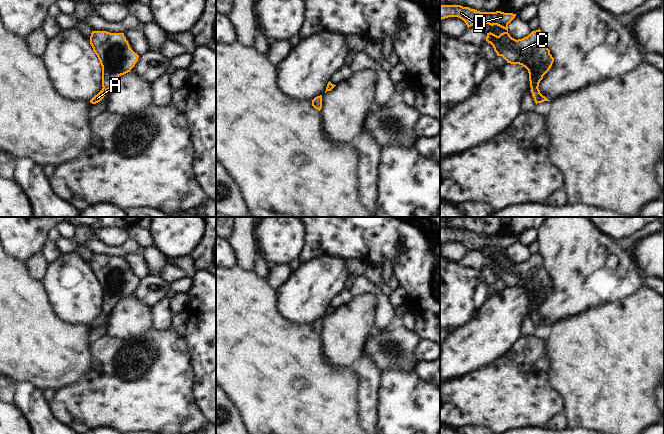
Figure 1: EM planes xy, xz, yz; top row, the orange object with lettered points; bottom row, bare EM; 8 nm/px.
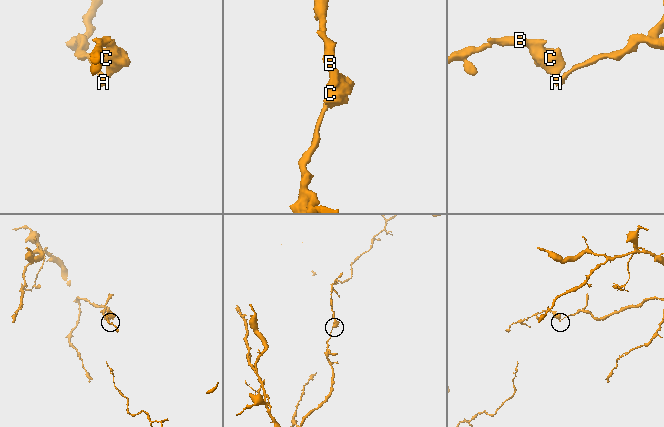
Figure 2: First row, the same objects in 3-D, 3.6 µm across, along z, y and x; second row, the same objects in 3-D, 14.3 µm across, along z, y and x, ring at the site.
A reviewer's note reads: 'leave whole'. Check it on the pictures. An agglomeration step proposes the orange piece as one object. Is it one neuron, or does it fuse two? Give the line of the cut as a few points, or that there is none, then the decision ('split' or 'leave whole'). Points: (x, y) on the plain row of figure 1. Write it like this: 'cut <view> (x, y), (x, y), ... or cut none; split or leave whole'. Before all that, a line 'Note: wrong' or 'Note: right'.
Note: right
cut none; leave whole

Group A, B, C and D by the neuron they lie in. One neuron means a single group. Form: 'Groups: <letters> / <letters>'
Groups: A B C D

